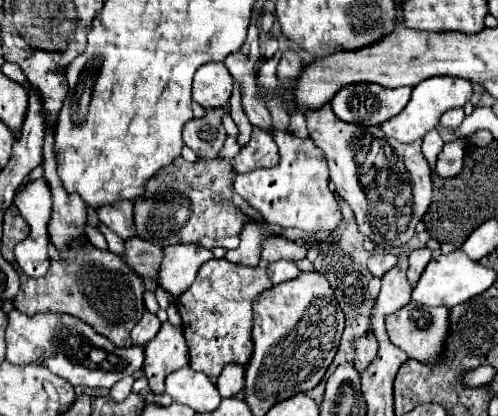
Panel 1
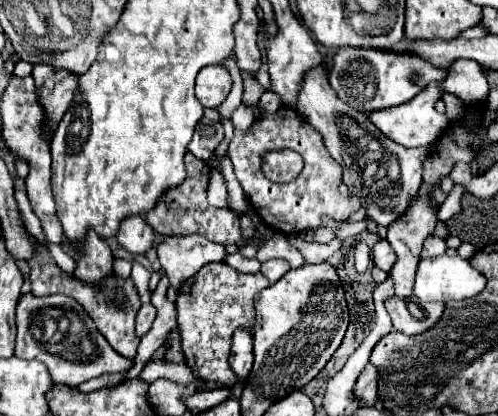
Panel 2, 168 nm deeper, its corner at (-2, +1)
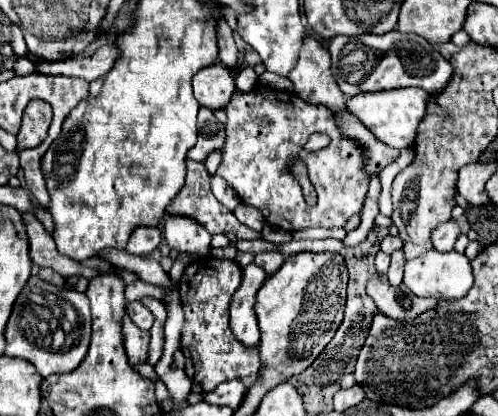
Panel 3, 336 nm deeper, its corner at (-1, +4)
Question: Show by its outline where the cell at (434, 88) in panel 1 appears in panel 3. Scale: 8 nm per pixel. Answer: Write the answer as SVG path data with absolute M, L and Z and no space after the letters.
M401 87L393 91L367 91L355 97L349 97L345 107L355 115L379 141L383 141L389 147L403 149L411 147L417 135L417 125L425 117L425 103L429 99L429 93L423 89L413 89L413 87Z

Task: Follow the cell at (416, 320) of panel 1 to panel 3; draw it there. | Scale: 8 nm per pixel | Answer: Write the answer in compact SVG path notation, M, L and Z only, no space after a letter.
M375 273L367 281L367 295L375 301L377 309L393 319L415 319L419 313L437 305L437 299L421 299L411 295L407 287L391 287L385 273Z

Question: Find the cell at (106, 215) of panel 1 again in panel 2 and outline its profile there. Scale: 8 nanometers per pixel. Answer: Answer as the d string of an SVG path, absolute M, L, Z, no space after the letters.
M128 216L124 222L120 222L120 230L116 234L120 246L124 246L132 254L144 254L152 248L154 242L154 230L140 218L140 216Z

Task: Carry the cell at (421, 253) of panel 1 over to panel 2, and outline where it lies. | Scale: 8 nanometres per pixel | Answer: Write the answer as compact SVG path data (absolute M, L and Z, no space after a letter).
M430 236L426 242L424 242L424 250L422 250L422 260L424 258L436 258L436 256L440 256L440 254L444 254L446 252L446 244L444 244L444 240L442 238L434 238L434 236Z

